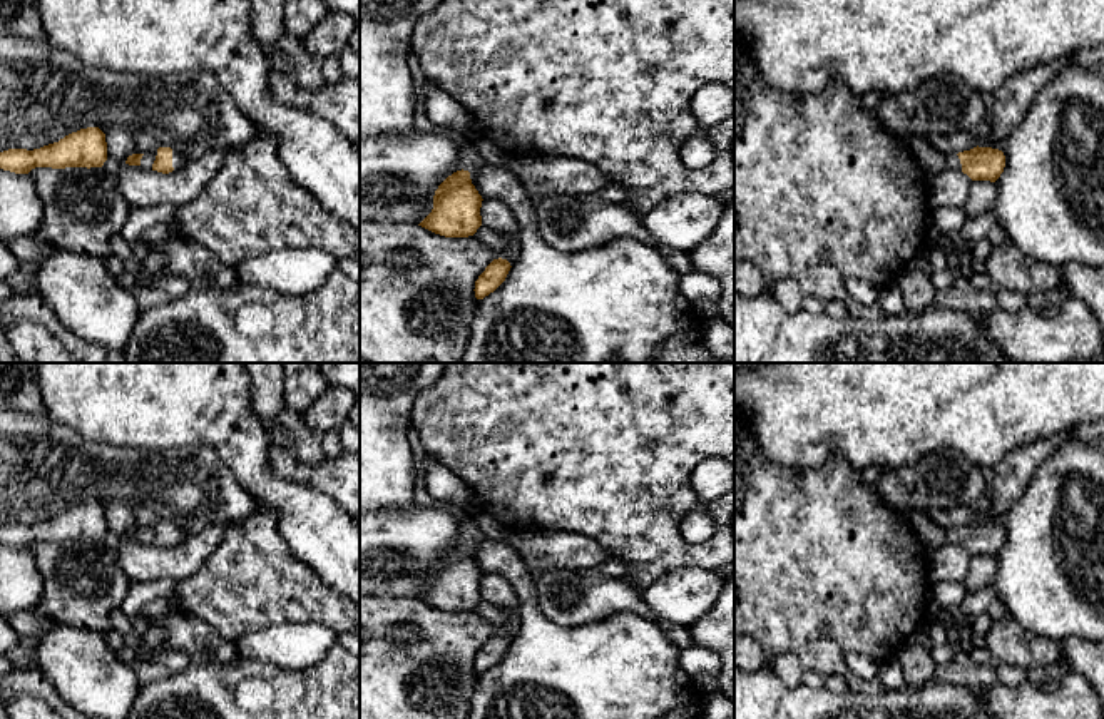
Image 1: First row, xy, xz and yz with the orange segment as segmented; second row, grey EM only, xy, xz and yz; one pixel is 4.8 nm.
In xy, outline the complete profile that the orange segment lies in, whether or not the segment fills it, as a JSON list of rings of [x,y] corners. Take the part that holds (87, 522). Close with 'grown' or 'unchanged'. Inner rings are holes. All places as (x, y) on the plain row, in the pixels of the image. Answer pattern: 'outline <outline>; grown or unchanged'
outline [[[99,502],[72,507],[40,523],[8,523],[0,527],[0,543],[28,548],[35,542],[102,542],[107,535],[105,508]]]; unchanged

